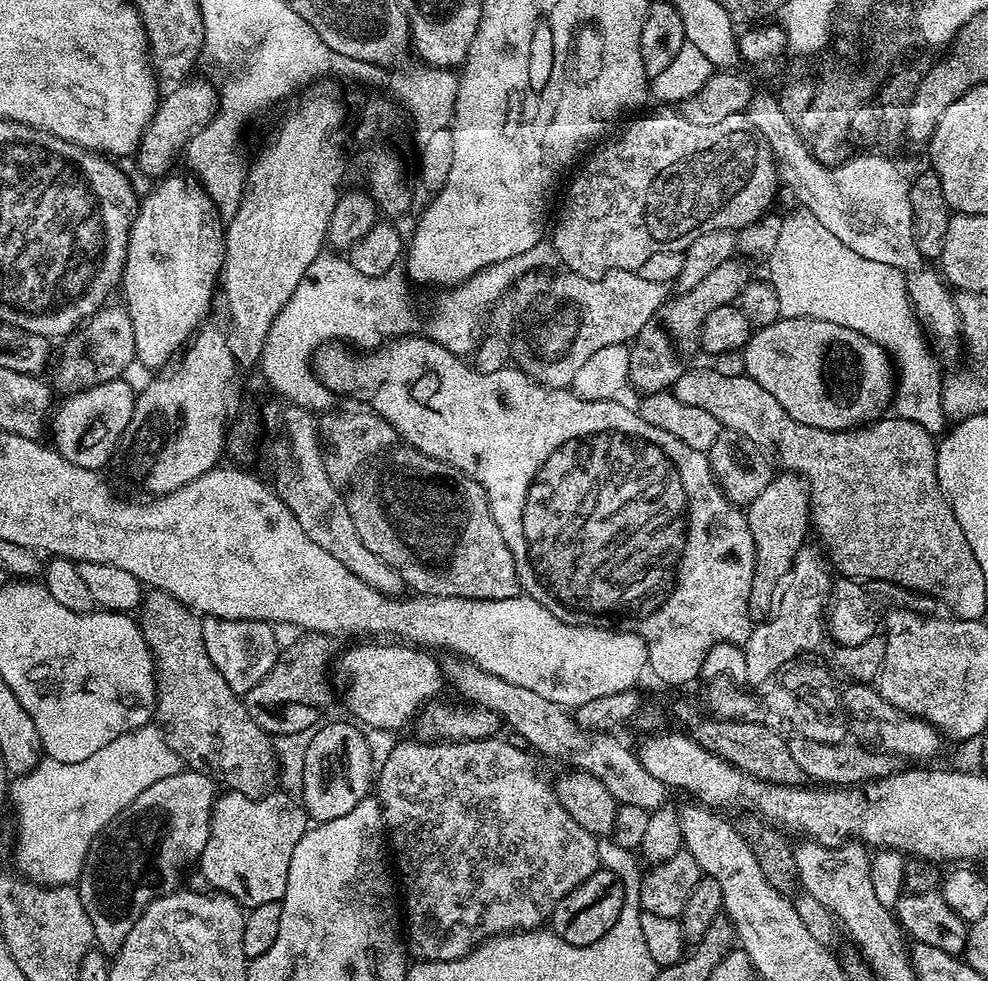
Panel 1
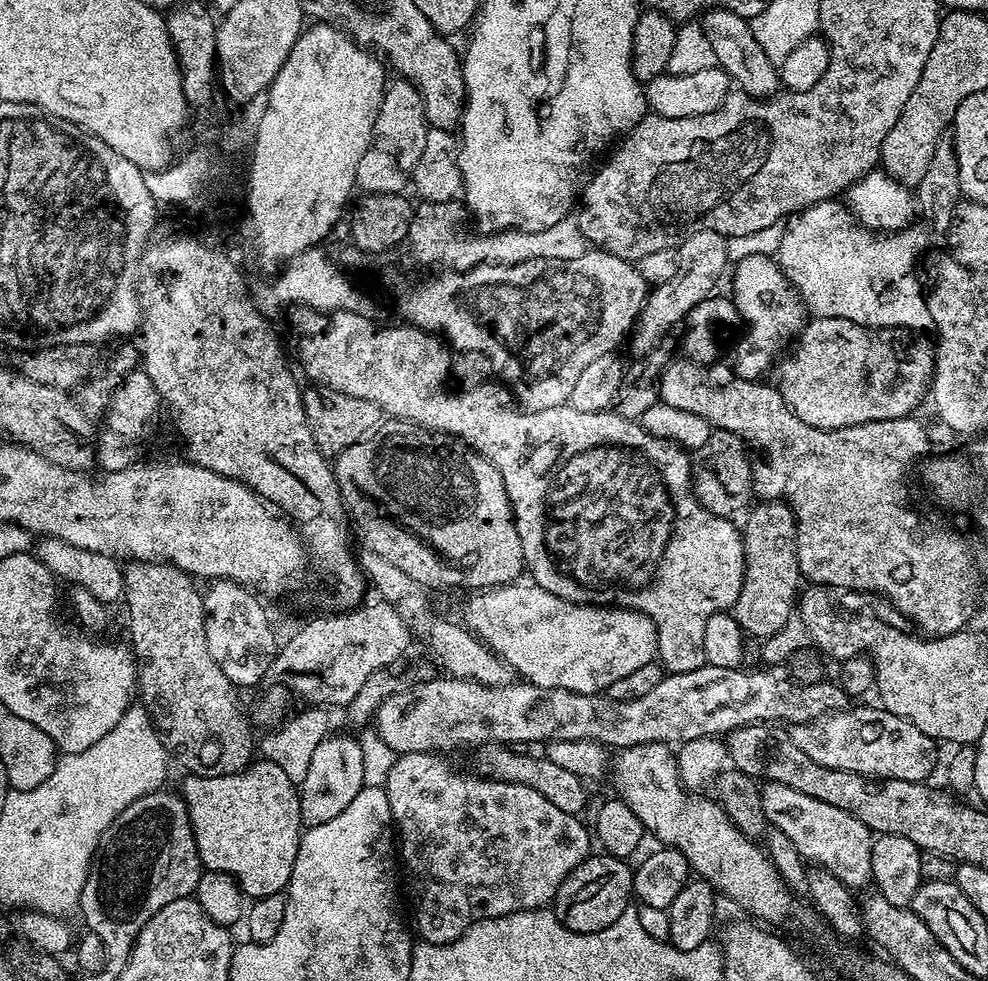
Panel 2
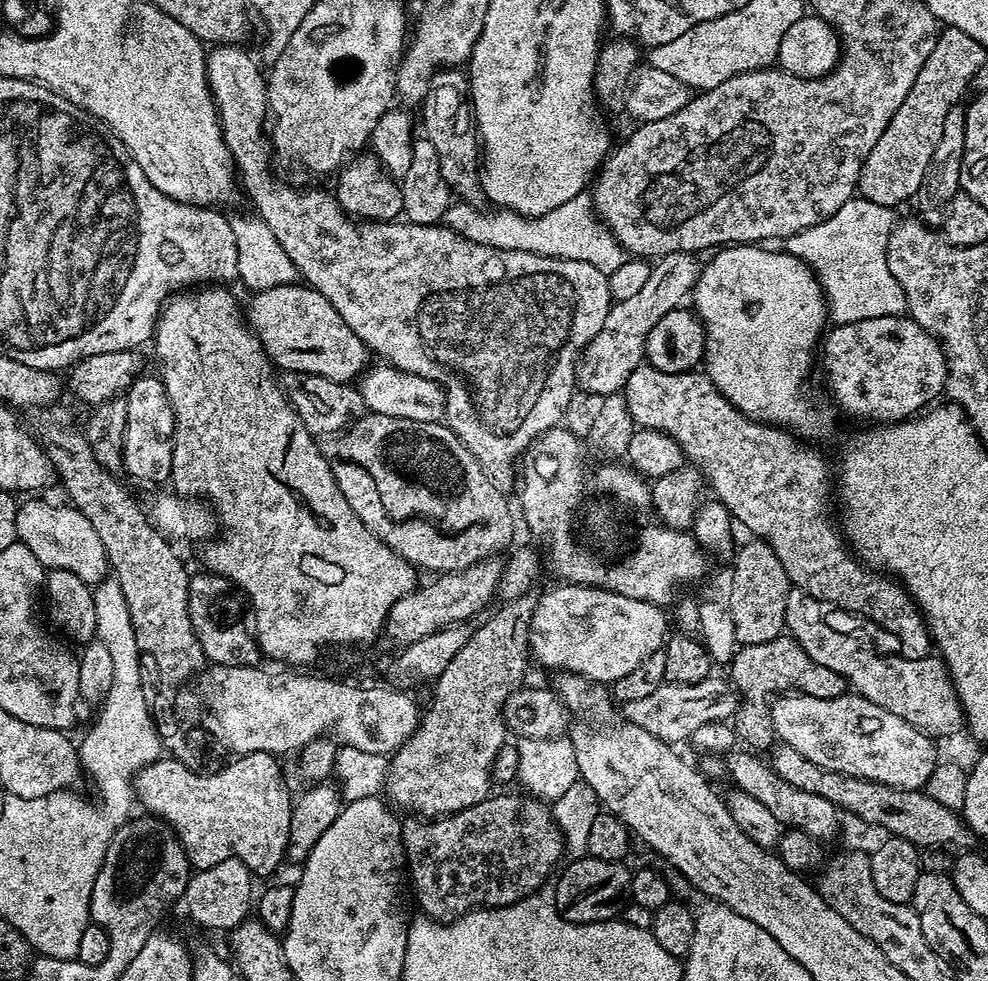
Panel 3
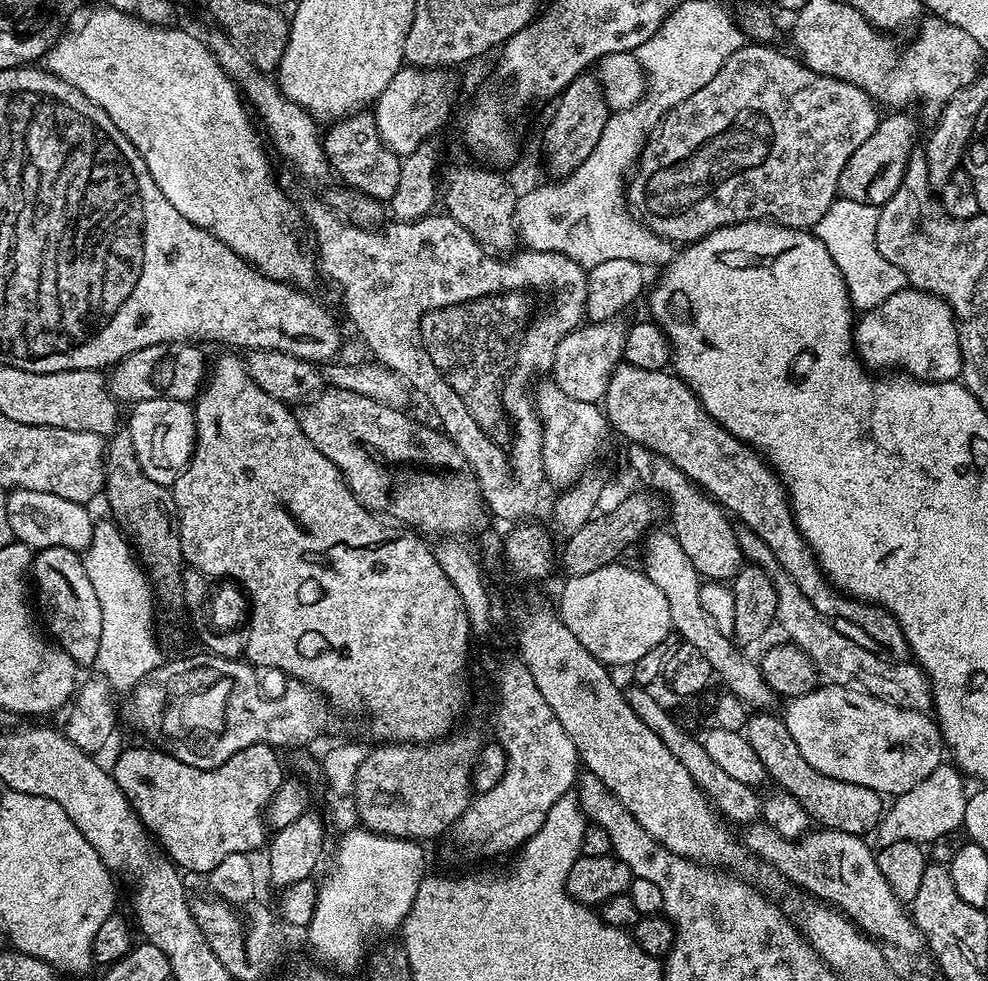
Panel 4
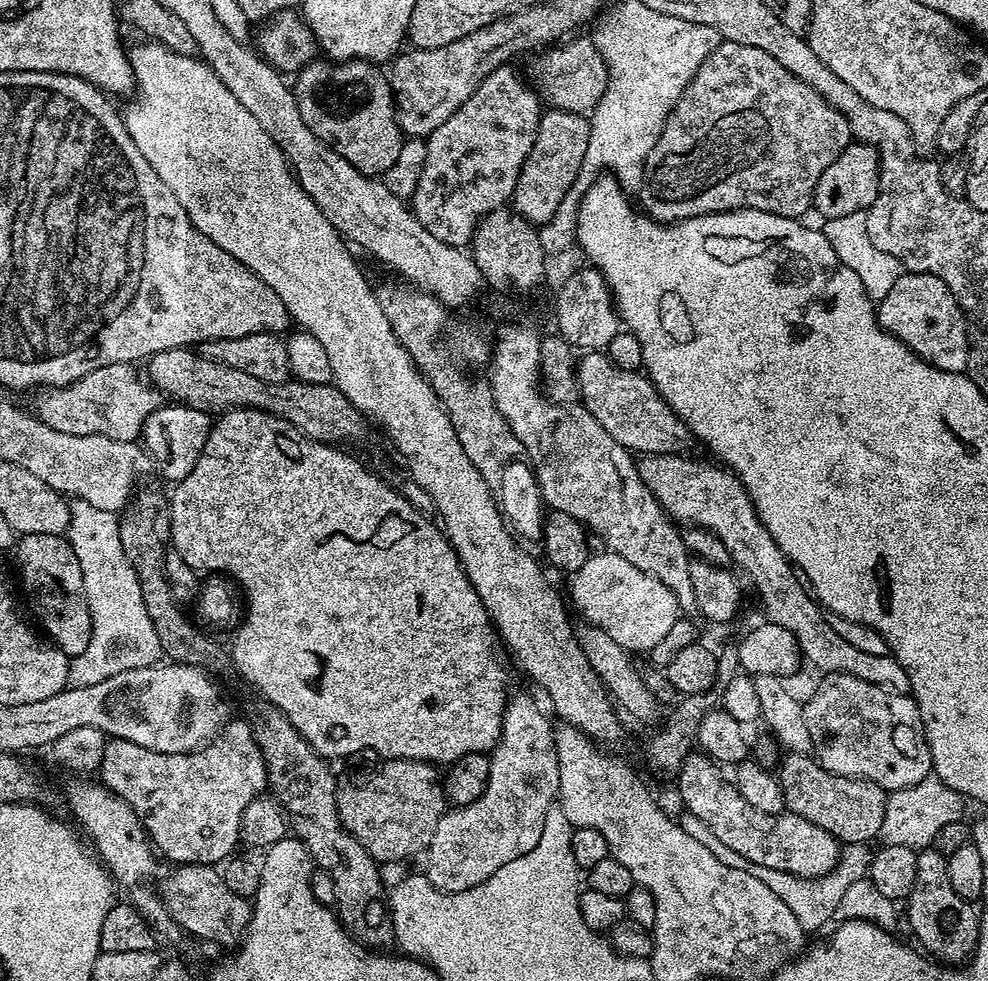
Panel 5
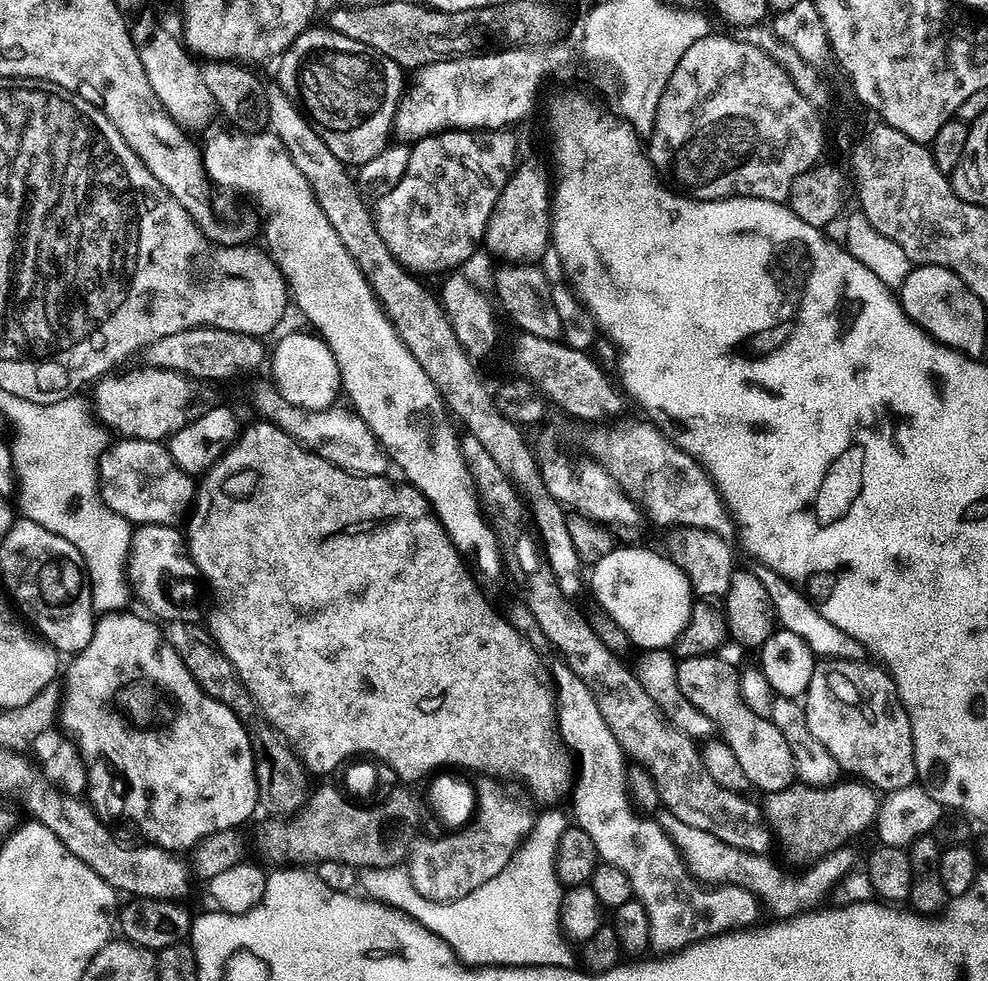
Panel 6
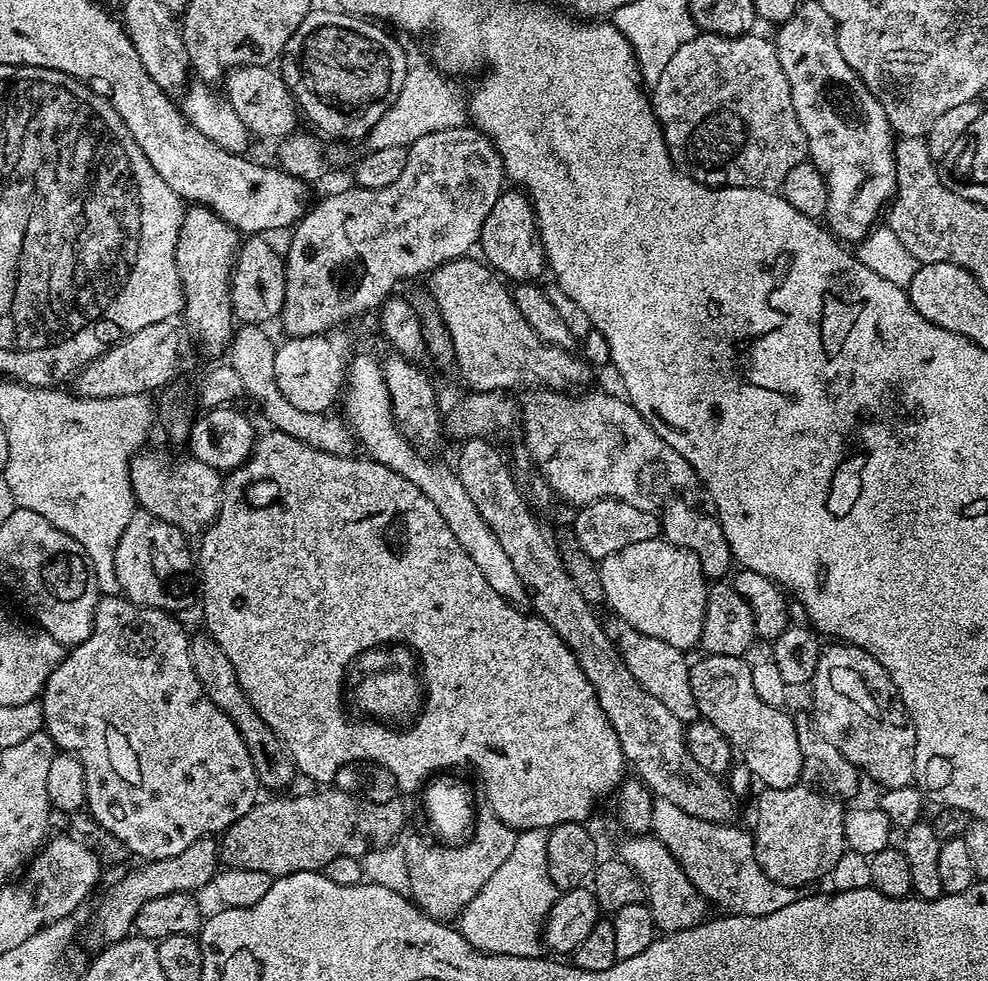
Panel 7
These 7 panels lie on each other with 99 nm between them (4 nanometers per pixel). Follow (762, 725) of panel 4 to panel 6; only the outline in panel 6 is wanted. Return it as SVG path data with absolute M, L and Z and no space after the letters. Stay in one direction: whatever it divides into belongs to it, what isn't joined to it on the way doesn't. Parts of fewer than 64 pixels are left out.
M856 778L844 779L824 787L794 782L789 788L767 793L762 811L769 825L790 842L794 851L807 858L822 857L836 848L851 845L855 836L862 835L876 822L880 806L877 789Z

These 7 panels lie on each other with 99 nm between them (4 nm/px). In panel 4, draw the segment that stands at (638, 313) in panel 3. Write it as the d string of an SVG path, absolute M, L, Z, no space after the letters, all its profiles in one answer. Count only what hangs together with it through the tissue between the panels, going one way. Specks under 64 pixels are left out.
M619 319L600 320L585 323L573 330L570 342L558 350L550 373L551 383L558 390L562 390L562 394L570 394L570 398L578 398L578 402L595 404L603 401L612 371L620 367L624 359L629 329L620 323Z

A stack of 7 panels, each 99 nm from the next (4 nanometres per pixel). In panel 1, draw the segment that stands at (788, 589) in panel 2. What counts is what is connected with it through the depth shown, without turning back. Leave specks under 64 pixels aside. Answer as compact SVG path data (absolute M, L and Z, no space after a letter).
M792 472L777 473L758 498L747 505L745 516L754 536L755 544L755 570L751 584L749 612L754 616L767 615L775 605L776 588L780 580L792 569L794 558L807 541L806 534L811 527L811 504L809 502L808 484L803 477Z

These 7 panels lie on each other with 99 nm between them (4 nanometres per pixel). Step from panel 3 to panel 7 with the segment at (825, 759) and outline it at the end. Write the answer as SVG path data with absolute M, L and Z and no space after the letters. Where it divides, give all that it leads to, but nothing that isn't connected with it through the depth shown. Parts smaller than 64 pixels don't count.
M832 642L823 649L817 658L817 668L810 681L812 688L812 706L810 713L816 727L826 736L831 745L836 746L846 759L859 769L865 777L877 780L881 789L906 787L913 783L914 746L916 731L908 718L908 711L896 693L896 687L886 670L870 654L853 644Z

